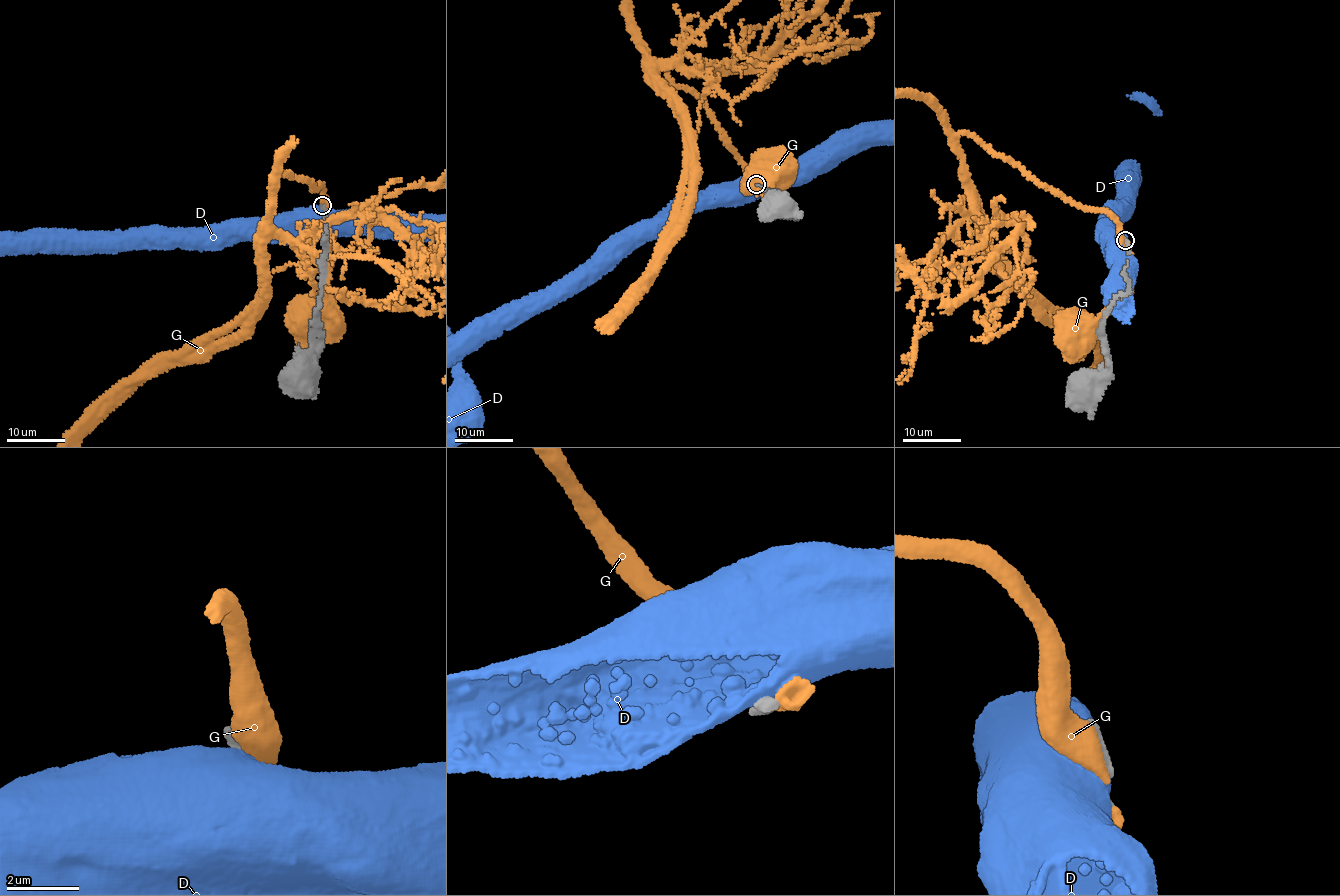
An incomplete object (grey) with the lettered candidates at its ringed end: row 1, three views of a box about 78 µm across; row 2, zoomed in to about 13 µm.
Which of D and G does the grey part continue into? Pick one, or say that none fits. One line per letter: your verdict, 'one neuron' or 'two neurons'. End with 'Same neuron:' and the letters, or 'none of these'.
D: two neurons
G: two neurons
Same neuron: none of these

